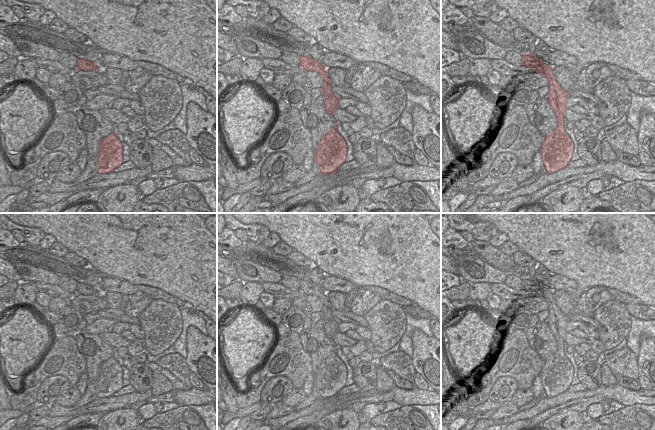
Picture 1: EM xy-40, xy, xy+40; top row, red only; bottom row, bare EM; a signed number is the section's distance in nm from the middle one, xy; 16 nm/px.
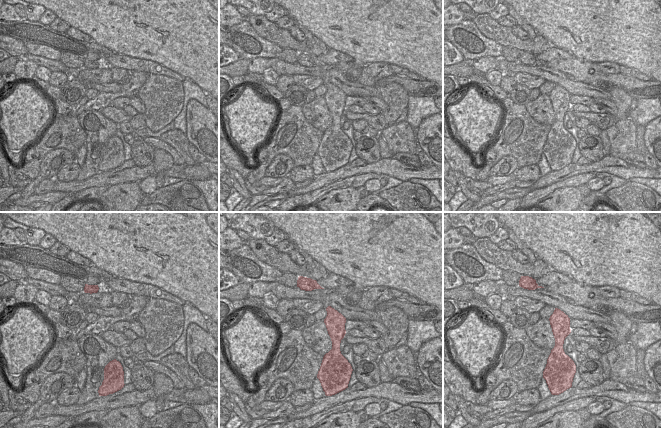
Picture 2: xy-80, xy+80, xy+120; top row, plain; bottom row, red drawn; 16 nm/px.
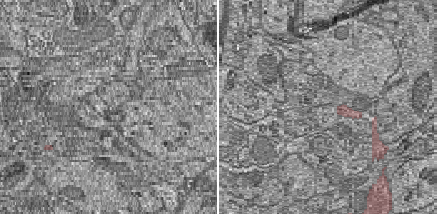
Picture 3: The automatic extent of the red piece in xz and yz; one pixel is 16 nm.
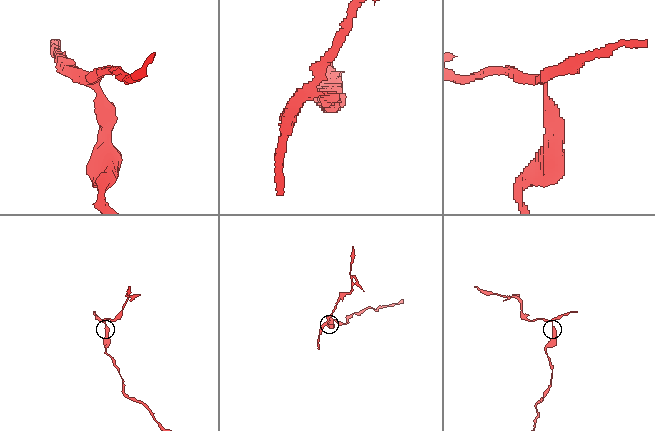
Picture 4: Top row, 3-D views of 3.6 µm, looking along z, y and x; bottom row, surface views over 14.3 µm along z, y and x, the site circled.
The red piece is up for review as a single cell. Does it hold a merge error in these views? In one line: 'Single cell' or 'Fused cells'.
Fused cells

